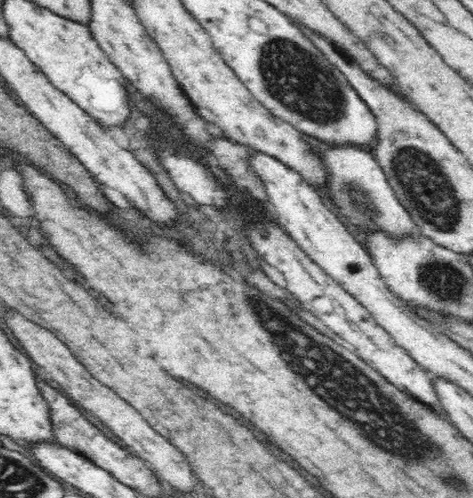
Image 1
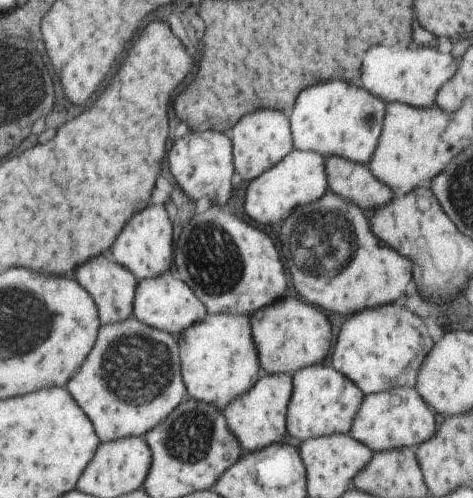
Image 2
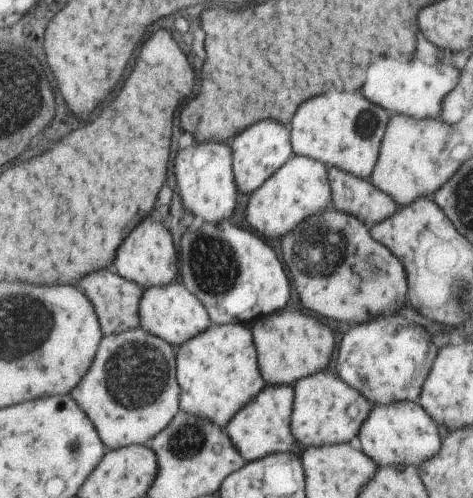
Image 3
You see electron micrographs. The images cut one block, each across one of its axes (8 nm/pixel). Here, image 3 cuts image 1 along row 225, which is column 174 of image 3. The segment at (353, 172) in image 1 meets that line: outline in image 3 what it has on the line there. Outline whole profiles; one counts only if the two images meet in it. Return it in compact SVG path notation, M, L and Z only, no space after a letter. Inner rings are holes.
M143 328L103 336L91 368L69 396L87 410L87 418L95 422L105 450L125 446L143 446L151 442L177 412L181 388L175 378L173 344L147 334Z

